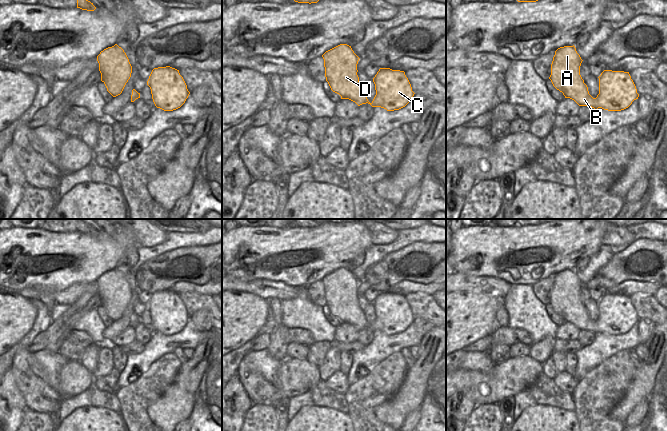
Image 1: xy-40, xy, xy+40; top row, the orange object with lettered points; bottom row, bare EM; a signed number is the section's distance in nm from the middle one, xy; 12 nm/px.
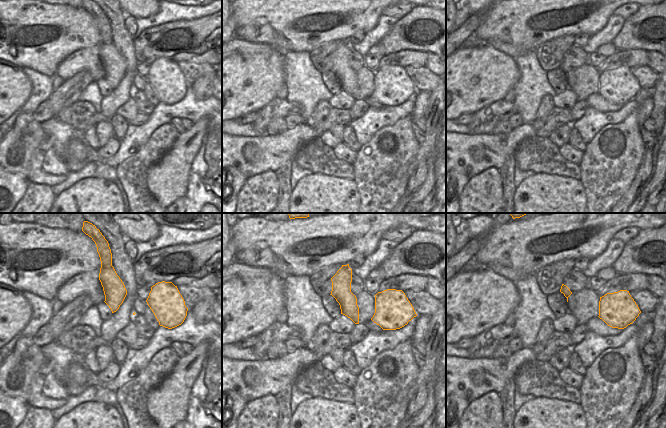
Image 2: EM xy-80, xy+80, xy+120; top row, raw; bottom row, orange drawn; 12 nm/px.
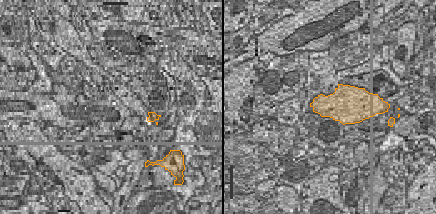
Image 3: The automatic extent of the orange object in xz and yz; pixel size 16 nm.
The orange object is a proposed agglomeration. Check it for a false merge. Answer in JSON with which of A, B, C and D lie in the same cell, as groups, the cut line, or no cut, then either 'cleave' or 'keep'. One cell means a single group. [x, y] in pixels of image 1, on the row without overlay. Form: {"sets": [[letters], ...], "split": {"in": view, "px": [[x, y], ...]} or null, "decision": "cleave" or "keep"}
{"sets": [["A", "B", "D"], ["C"]], "split": {"in": "xy+40", "px": [[595, 322], [600, 331]]}, "decision": "cleave"}

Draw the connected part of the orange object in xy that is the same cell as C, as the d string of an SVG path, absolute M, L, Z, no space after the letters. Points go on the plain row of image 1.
M380 292L373 306L376 319L372 327L387 335L405 331L415 318L404 295Z

